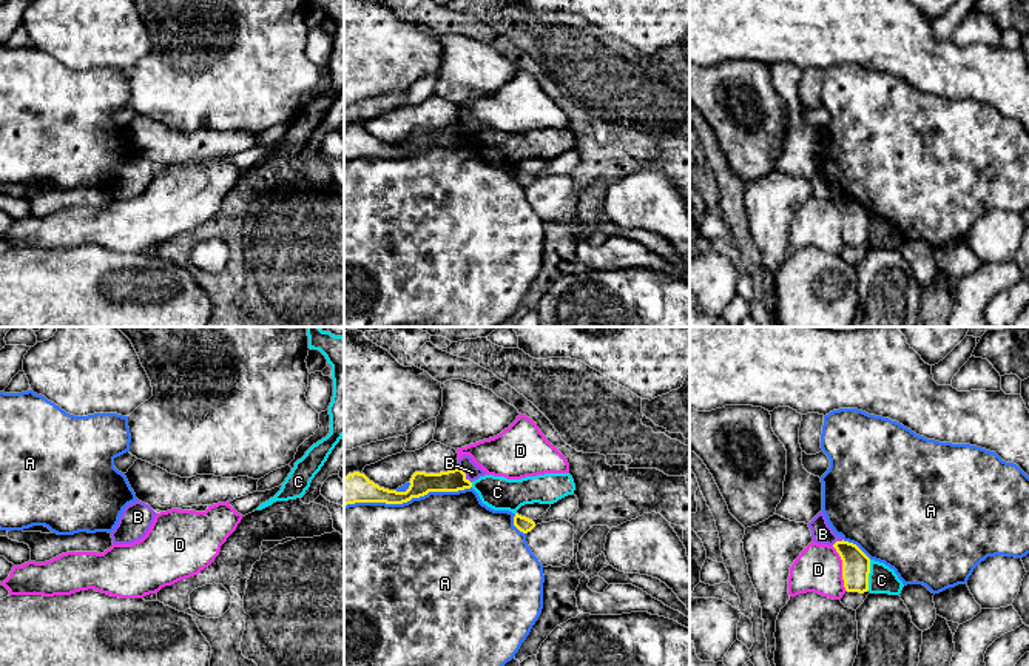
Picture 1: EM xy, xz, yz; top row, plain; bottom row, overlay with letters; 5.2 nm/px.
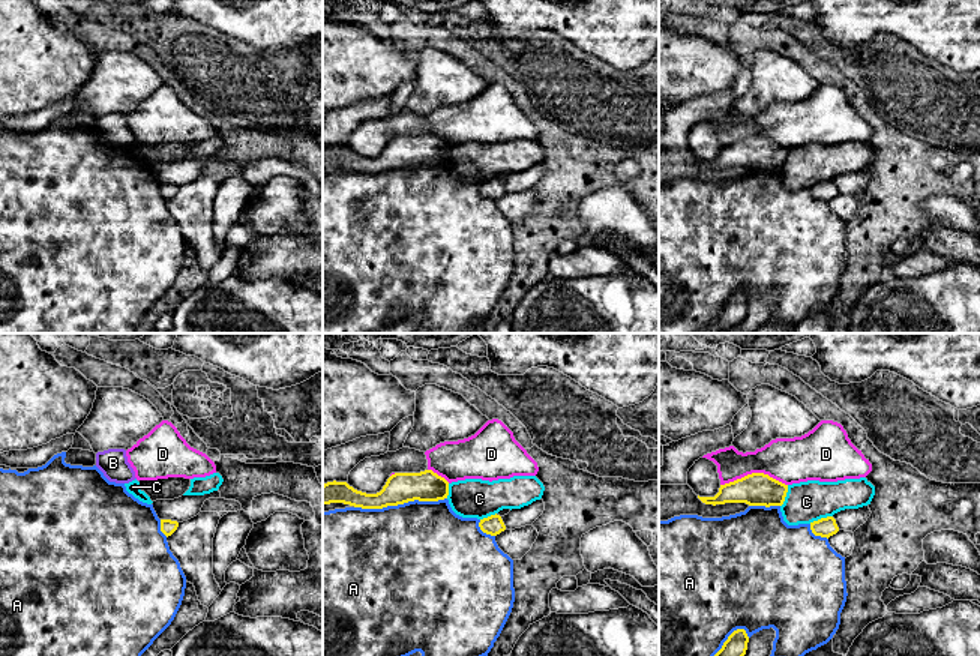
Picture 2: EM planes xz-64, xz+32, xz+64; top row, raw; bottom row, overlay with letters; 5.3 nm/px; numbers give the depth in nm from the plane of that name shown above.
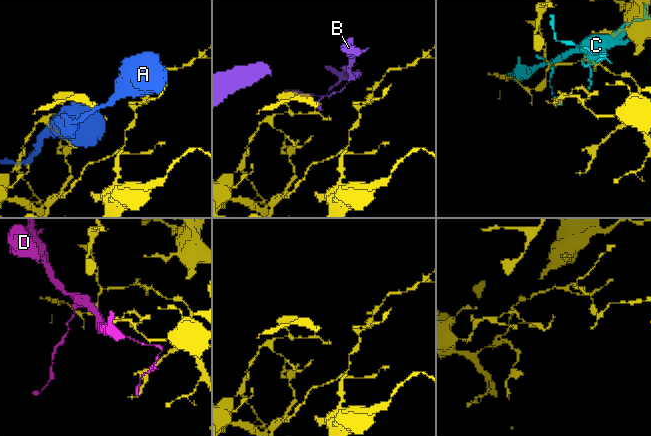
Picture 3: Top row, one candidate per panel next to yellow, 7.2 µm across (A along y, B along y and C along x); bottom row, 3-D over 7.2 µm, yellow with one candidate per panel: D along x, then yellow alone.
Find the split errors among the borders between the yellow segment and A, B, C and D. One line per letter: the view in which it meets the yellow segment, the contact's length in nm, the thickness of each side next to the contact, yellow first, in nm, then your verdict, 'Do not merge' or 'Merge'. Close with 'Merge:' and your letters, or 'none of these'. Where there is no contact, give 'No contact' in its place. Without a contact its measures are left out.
A: Touches yellow in xz. Shared border 650 nm. Thickness 140 nm (yellow) against 480 nm. Do not merge
B: Touches yellow in xz. Shared border 120 nm. Thickness 120 nm (yellow) against 80 nm. Do not merge
C: Touches yellow in yz. Shared border 160 nm. Thickness 140 nm (yellow) against 140 nm. Do not merge
D: Touches yellow in yz. Shared border 260 nm. Thickness 140 nm (yellow) against 240 nm. Do not merge
Merge: none of these

